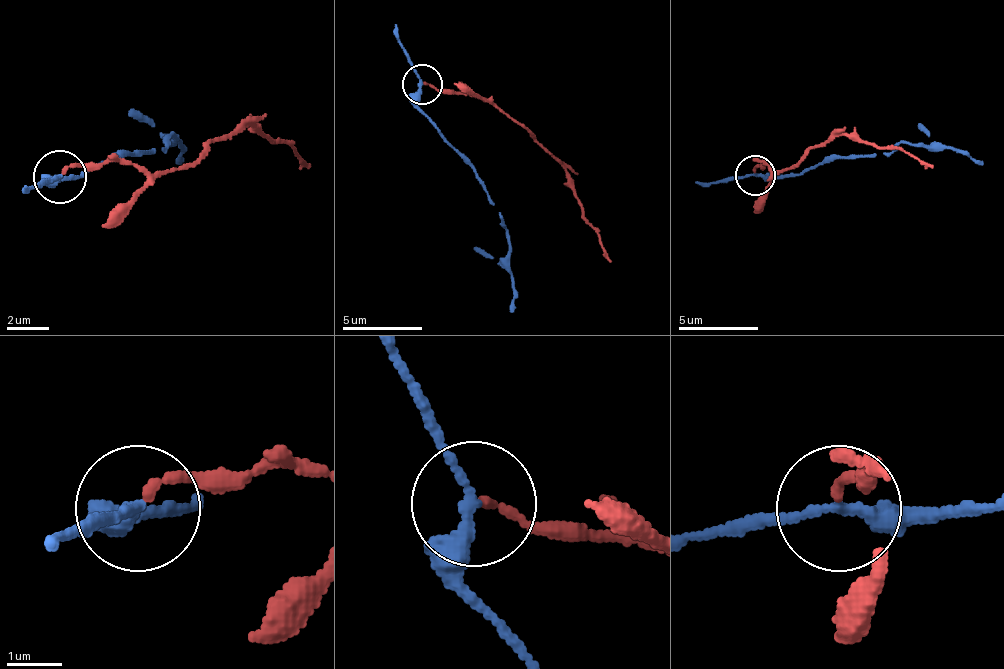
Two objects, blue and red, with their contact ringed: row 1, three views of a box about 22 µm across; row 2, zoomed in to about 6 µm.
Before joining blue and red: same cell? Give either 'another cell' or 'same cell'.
another cell

